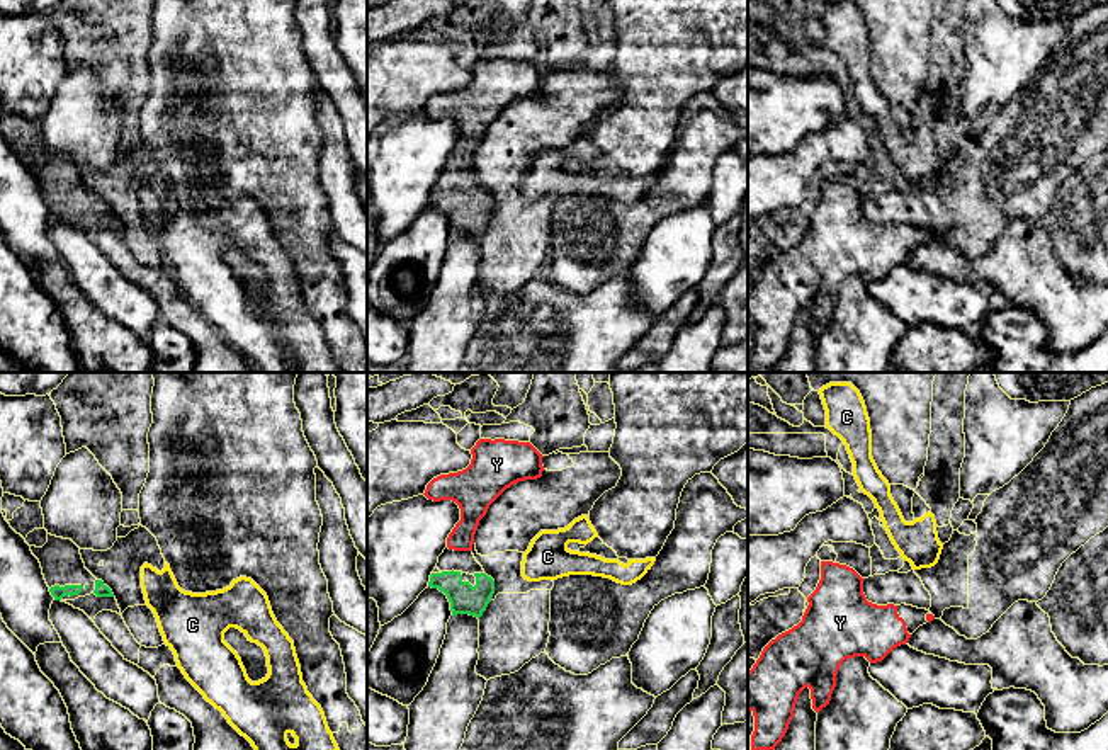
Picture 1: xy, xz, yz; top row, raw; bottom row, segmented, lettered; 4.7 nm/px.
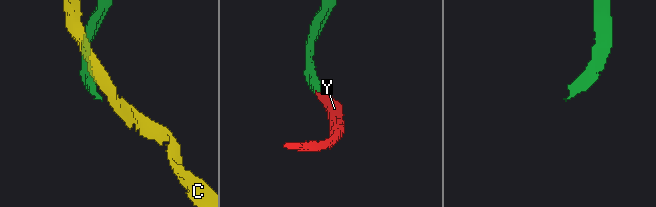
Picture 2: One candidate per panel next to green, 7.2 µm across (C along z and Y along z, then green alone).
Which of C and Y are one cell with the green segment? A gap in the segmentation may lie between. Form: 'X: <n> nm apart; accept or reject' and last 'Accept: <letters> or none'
C: 140 nm apart; reject
Y: 100 nm apart; accept
Accept: Y

